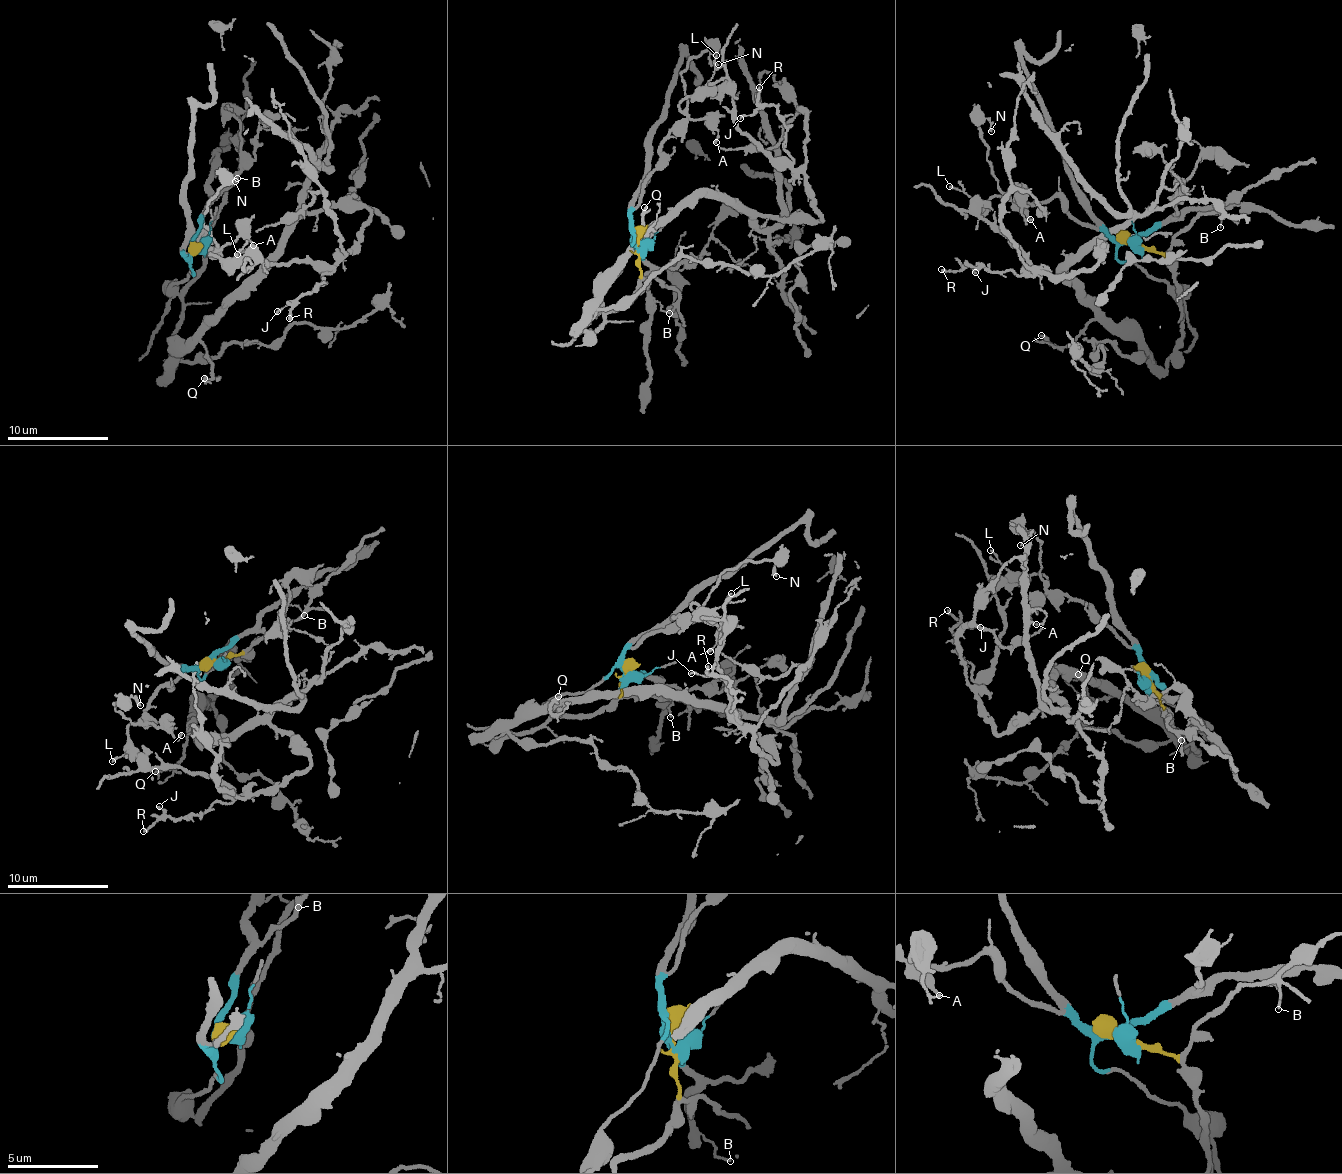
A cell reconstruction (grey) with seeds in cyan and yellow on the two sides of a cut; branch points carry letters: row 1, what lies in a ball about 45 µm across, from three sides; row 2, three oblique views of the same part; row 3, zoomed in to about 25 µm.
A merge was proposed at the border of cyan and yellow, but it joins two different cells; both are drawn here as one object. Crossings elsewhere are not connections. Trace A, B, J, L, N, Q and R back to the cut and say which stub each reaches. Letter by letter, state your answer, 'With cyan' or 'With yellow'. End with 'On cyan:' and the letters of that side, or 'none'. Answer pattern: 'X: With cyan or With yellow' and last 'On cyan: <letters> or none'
A: With cyan
B: With cyan
J: With yellow
L: With cyan
N: With cyan
Q: With yellow
R: With yellow
On cyan: A, B, L, N

